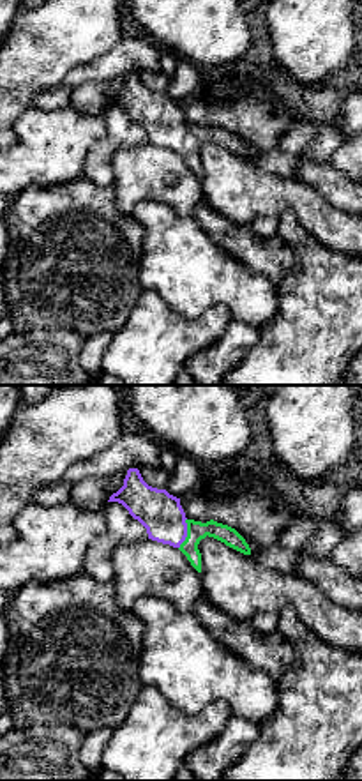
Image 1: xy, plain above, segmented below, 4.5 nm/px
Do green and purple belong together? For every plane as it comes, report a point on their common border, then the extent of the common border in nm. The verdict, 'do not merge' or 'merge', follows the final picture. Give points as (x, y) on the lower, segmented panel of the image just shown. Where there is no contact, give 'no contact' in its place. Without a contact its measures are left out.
contact (188, 534); length 150 nm

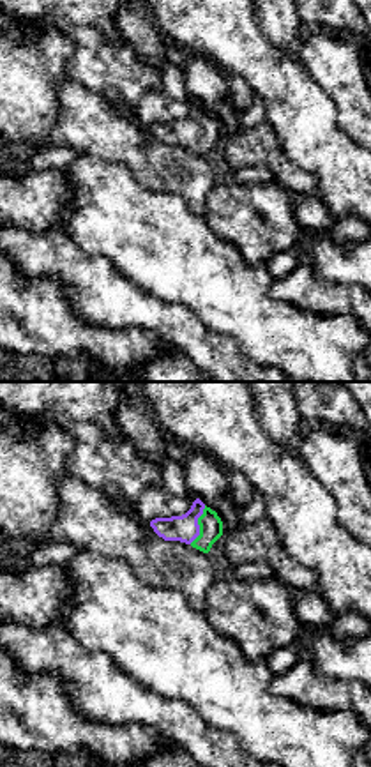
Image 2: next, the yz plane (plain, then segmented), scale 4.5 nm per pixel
contact (198, 523); length 190 nm

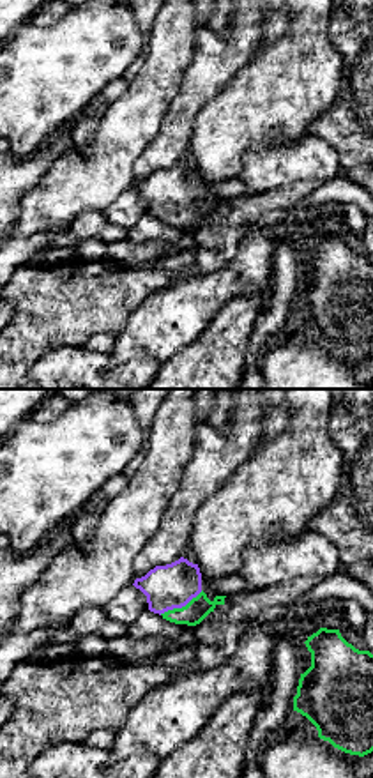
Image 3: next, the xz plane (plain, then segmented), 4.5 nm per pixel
contact (182, 607); length 220 nm

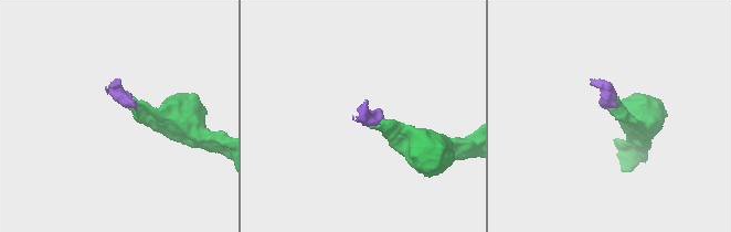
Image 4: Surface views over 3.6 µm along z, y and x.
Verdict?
merge

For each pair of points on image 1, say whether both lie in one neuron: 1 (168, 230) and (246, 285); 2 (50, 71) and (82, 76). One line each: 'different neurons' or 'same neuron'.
1: same neuron
2: different neurons

